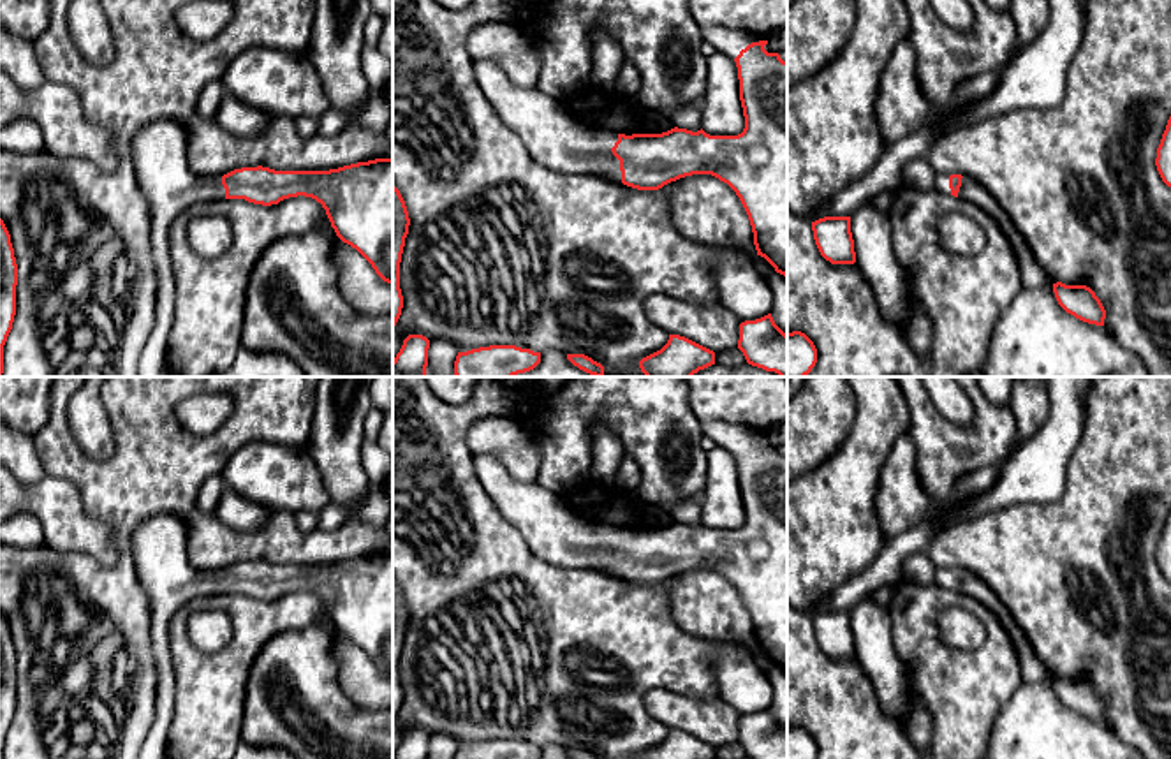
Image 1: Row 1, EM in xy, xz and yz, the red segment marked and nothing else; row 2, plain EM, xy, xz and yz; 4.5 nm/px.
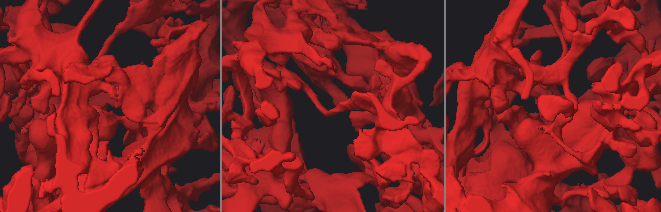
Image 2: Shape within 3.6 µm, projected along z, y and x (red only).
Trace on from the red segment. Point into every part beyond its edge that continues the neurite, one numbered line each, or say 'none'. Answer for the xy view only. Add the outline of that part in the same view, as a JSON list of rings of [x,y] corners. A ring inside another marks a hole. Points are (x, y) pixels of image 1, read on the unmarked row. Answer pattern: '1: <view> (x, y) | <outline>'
1: xy (169, 582) | [[[158,514],[139,523],[132,535],[134,562],[148,599],[150,646],[157,667],[155,720],[139,759],[167,759],[169,724],[174,717],[176,673],[169,645],[169,622],[197,597],[225,593],[222,571],[194,569],[187,556],[185,525]]]

